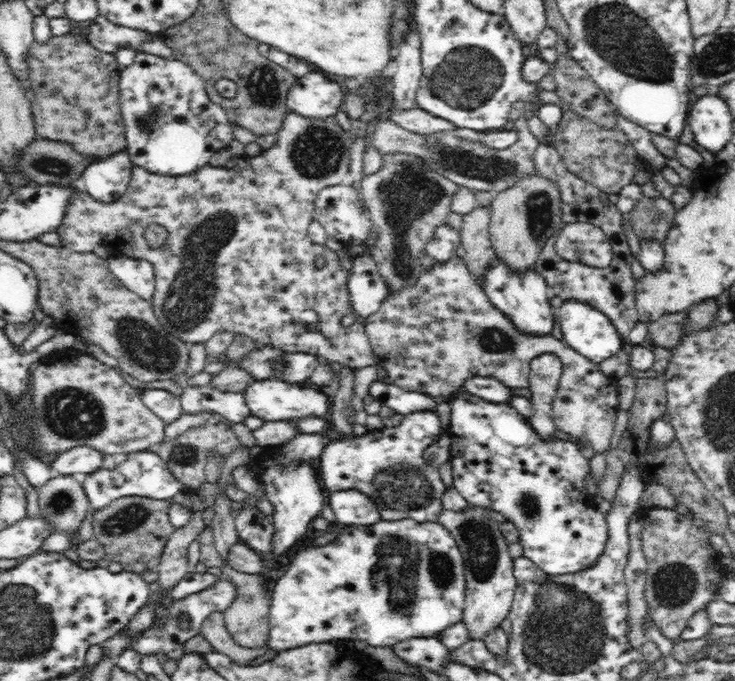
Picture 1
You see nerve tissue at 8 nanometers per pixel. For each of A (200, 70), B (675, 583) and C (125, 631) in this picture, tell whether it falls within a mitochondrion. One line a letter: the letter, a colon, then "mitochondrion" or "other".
A: other
B: mitochondrion
C: other

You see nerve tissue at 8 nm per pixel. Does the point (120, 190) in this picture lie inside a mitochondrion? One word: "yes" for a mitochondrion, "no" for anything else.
no

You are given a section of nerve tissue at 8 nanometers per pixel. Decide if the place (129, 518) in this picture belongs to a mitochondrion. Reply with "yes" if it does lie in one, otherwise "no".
yes

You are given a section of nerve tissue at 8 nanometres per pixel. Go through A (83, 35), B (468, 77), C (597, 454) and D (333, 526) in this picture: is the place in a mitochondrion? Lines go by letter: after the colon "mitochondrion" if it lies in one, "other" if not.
A: other
B: mitochondrion
C: other
D: other

